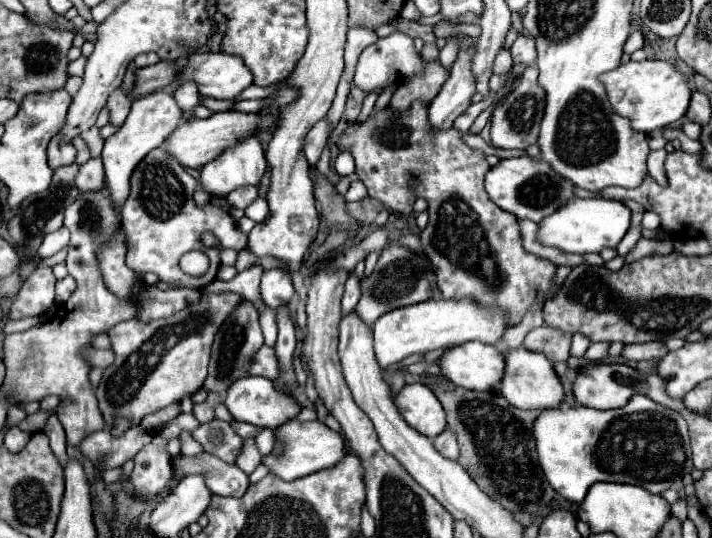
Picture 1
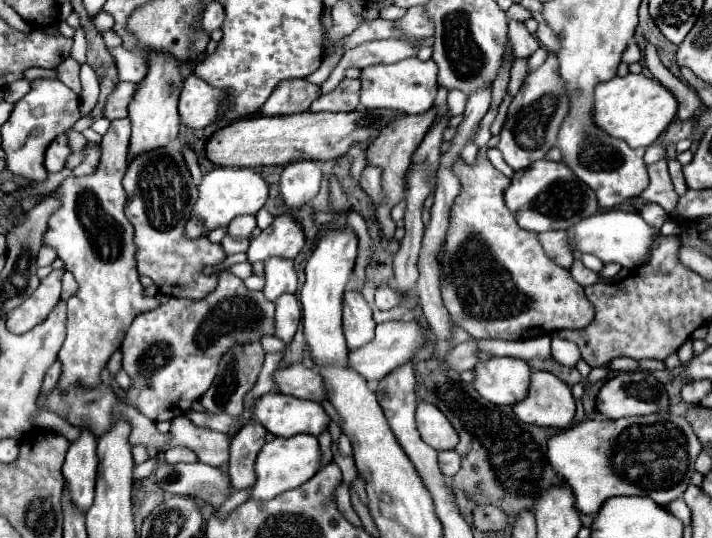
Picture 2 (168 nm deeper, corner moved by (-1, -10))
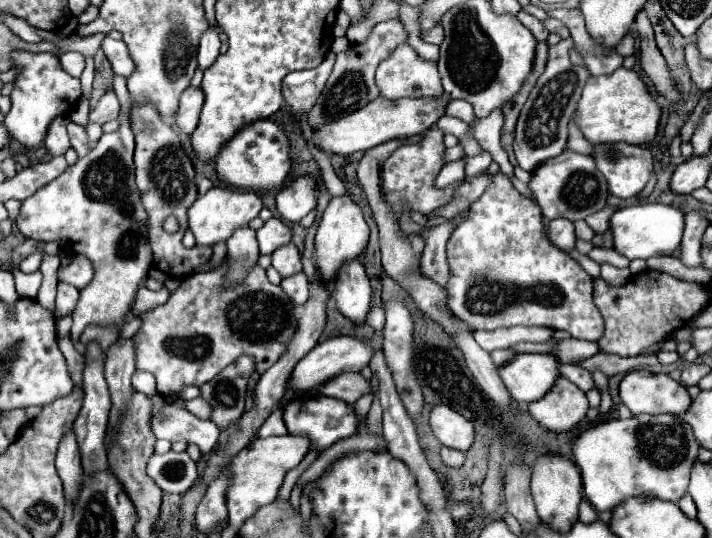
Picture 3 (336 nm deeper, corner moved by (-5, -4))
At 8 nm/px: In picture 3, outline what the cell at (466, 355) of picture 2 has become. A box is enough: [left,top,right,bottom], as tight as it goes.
[474,326,552,352]

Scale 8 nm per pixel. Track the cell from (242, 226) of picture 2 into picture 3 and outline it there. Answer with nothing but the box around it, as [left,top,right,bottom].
[226,226,258,284]

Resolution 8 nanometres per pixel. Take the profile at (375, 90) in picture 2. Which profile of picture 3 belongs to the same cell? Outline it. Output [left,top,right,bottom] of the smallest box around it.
[376,44,444,100]

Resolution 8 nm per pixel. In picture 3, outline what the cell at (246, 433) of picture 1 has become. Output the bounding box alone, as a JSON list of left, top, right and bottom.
[184,398,210,420]

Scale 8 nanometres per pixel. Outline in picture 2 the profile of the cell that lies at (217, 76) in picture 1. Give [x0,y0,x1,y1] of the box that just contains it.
[180,74,220,130]

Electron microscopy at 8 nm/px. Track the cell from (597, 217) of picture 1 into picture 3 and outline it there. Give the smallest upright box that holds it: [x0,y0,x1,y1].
[610,202,684,261]

